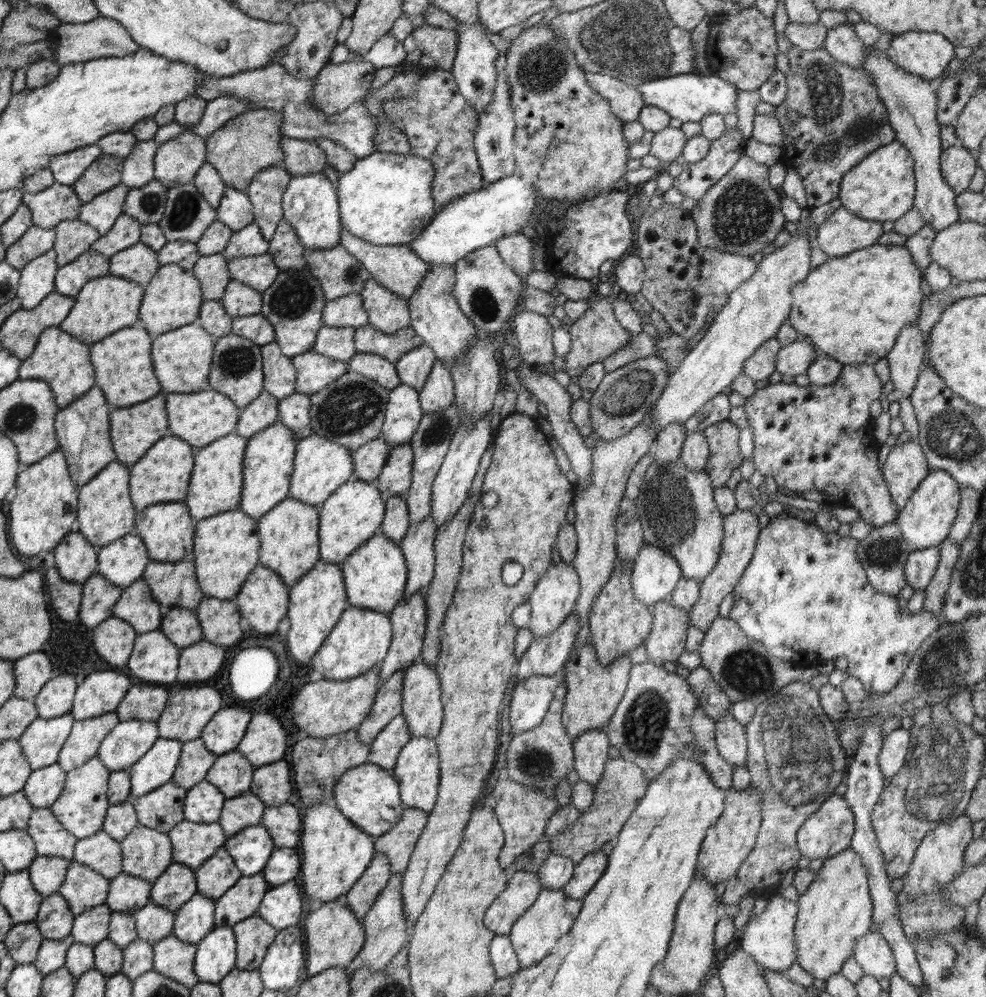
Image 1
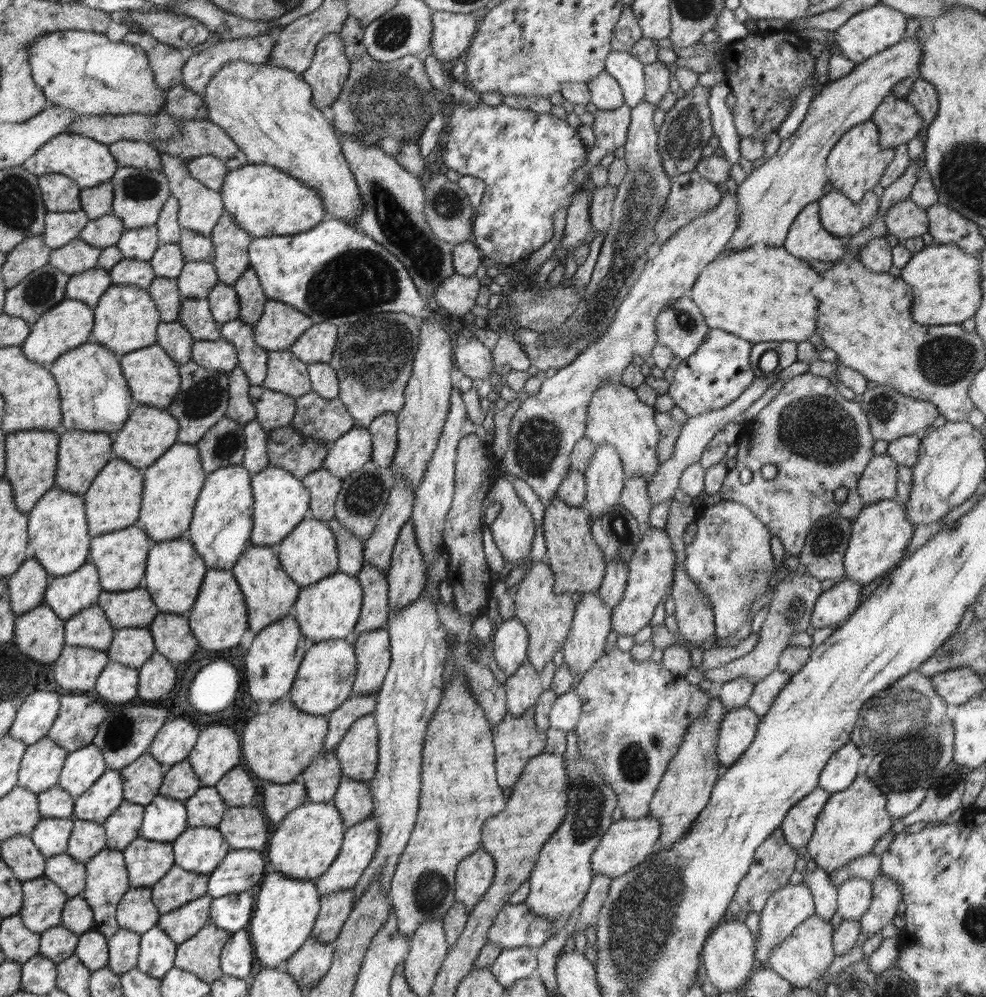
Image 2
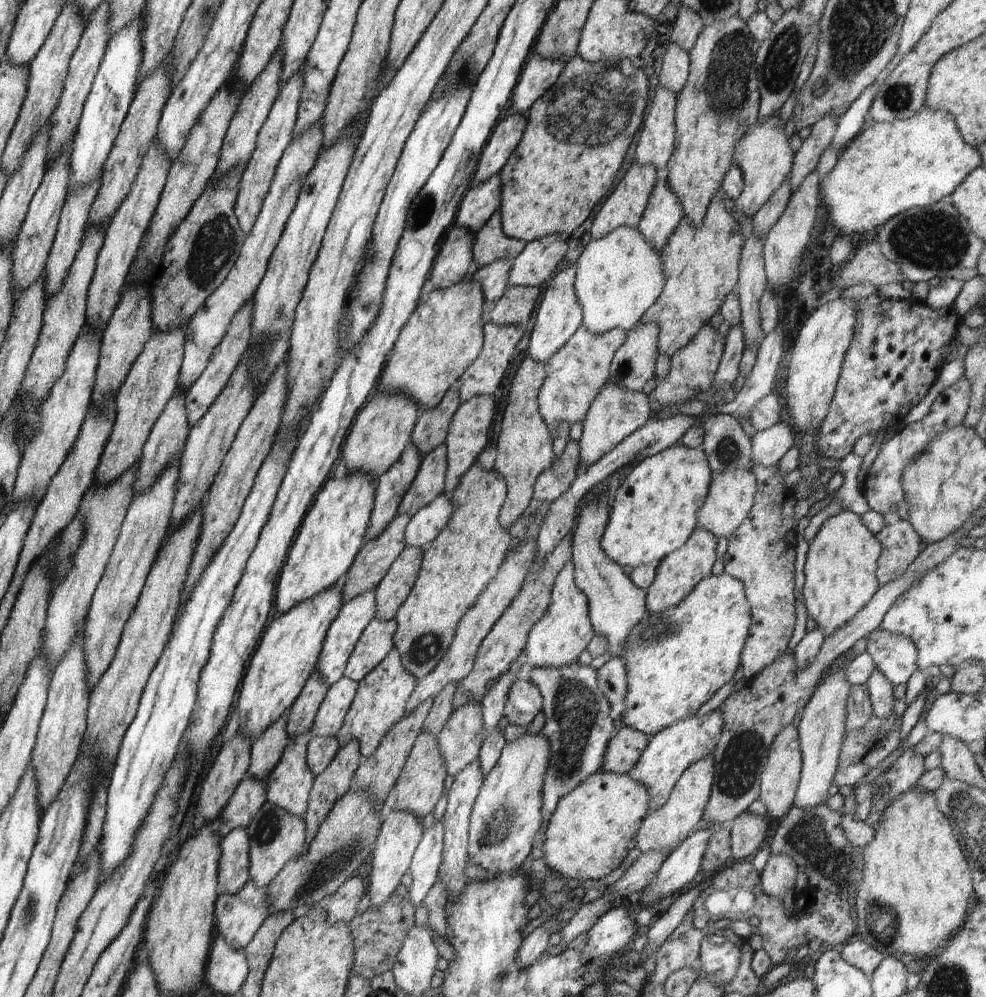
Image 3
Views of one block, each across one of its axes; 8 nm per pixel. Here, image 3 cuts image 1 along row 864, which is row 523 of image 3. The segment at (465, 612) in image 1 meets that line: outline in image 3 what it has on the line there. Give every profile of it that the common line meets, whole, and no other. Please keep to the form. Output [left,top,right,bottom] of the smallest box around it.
[405,494,453,549]

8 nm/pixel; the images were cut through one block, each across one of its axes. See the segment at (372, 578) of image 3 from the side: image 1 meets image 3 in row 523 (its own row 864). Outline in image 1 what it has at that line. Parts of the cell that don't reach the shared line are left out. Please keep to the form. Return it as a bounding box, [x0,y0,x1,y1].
[374,807,429,874]

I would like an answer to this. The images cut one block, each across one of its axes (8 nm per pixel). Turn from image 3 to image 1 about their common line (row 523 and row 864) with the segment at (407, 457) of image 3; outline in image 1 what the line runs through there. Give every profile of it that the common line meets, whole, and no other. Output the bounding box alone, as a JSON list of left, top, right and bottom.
[345,852,391,923]

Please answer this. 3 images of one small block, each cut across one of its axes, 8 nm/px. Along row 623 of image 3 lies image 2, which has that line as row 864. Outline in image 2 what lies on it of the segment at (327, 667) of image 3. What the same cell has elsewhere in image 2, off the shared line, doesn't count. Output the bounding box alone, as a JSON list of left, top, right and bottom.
[316,815,381,896]

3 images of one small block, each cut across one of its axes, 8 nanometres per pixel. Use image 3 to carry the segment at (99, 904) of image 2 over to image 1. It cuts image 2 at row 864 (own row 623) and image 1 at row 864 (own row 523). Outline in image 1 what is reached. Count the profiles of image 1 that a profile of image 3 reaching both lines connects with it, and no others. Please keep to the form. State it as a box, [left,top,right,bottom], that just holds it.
[119,825,173,883]

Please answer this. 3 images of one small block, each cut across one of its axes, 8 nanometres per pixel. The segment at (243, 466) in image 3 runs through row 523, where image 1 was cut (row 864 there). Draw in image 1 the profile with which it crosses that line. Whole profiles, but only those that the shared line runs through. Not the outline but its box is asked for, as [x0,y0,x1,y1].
[195,846,242,901]

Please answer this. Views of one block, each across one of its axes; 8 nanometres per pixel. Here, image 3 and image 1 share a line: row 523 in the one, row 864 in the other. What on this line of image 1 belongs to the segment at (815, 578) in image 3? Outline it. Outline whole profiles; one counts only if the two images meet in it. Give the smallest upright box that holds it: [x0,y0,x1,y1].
[794,848,873,980]

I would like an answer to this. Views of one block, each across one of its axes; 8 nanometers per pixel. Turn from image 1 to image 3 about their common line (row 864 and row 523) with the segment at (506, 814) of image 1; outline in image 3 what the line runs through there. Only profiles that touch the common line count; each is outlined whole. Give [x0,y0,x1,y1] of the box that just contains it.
[493,352,555,530]

